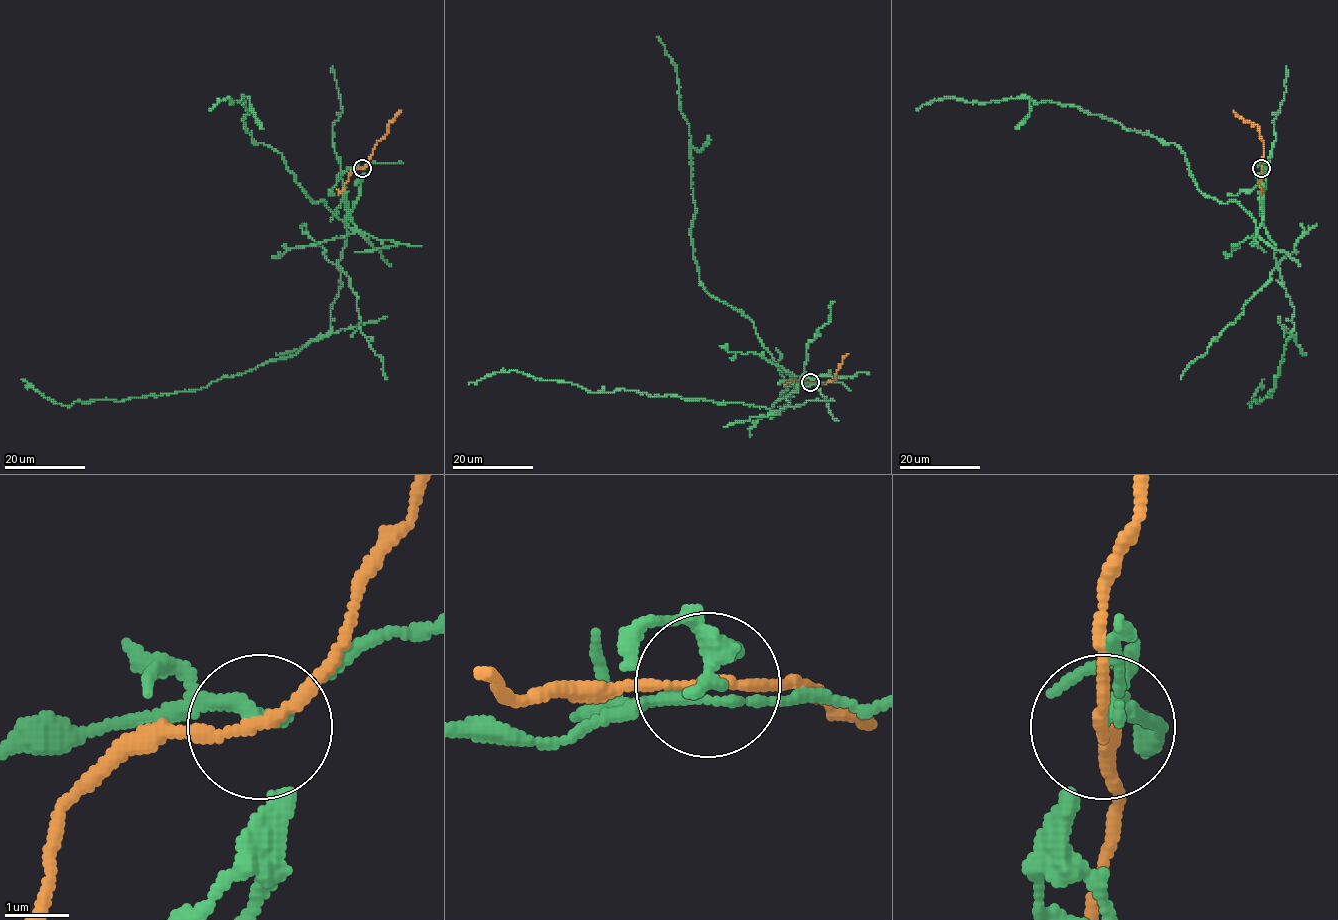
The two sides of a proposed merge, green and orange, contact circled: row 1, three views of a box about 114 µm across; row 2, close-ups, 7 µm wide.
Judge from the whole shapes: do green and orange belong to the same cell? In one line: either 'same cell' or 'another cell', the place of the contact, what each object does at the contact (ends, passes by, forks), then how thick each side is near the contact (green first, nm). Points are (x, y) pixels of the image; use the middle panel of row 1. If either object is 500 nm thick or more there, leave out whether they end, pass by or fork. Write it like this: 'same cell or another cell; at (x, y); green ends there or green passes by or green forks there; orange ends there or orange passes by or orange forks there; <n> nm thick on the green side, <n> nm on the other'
another cell; at (810, 382); green forks there; orange passes by; 150 nm thick on the green side, 150 nm on the other

